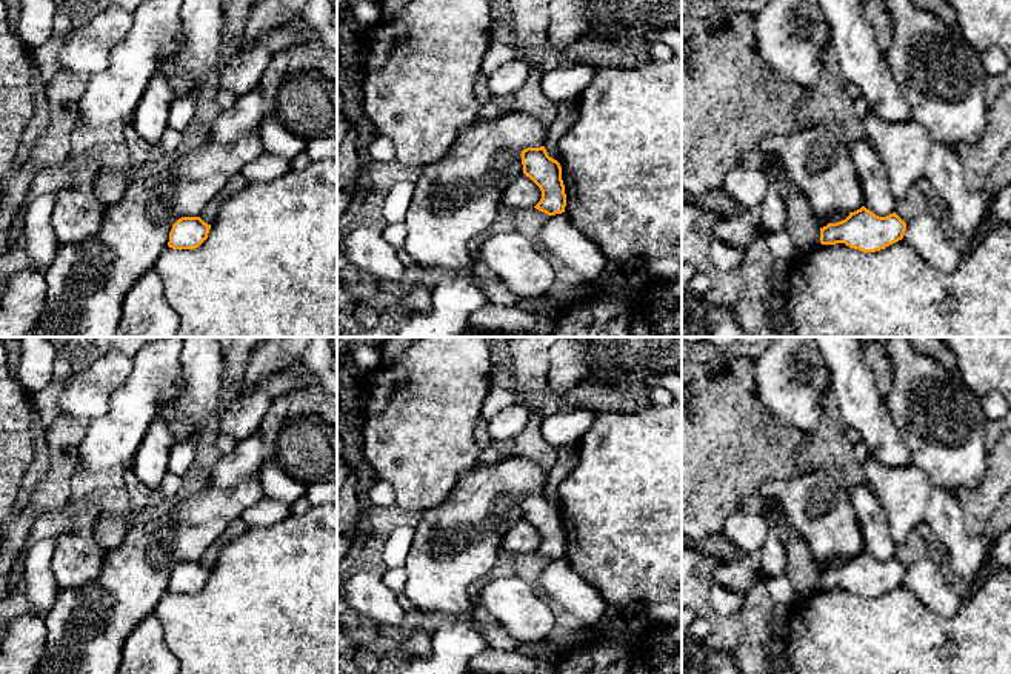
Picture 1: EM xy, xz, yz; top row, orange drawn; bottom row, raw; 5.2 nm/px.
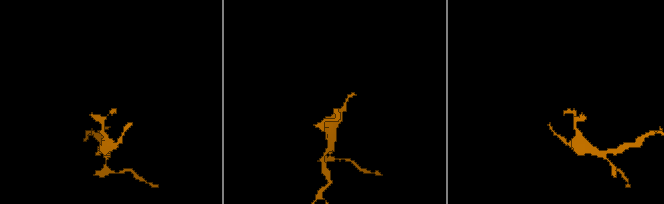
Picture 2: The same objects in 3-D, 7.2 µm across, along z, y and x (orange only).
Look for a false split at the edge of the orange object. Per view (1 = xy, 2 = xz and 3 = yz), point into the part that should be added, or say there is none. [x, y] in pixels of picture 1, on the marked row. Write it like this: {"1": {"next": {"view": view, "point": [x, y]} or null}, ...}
{"1": {"next": null}, "2": {"next": null}, "3": {"next": null}}

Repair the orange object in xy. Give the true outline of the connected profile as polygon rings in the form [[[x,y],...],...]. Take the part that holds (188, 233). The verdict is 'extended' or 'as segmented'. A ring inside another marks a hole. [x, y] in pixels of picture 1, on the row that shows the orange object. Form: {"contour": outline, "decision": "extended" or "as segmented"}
{"contour": [[[182,217],[172,225],[168,246],[172,249],[195,249],[208,239],[209,229],[211,225],[200,217]]], "decision": "as segmented"}

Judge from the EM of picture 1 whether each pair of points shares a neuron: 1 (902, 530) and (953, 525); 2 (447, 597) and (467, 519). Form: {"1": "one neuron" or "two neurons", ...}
{"1": "one neuron", "2": "one neuron"}

